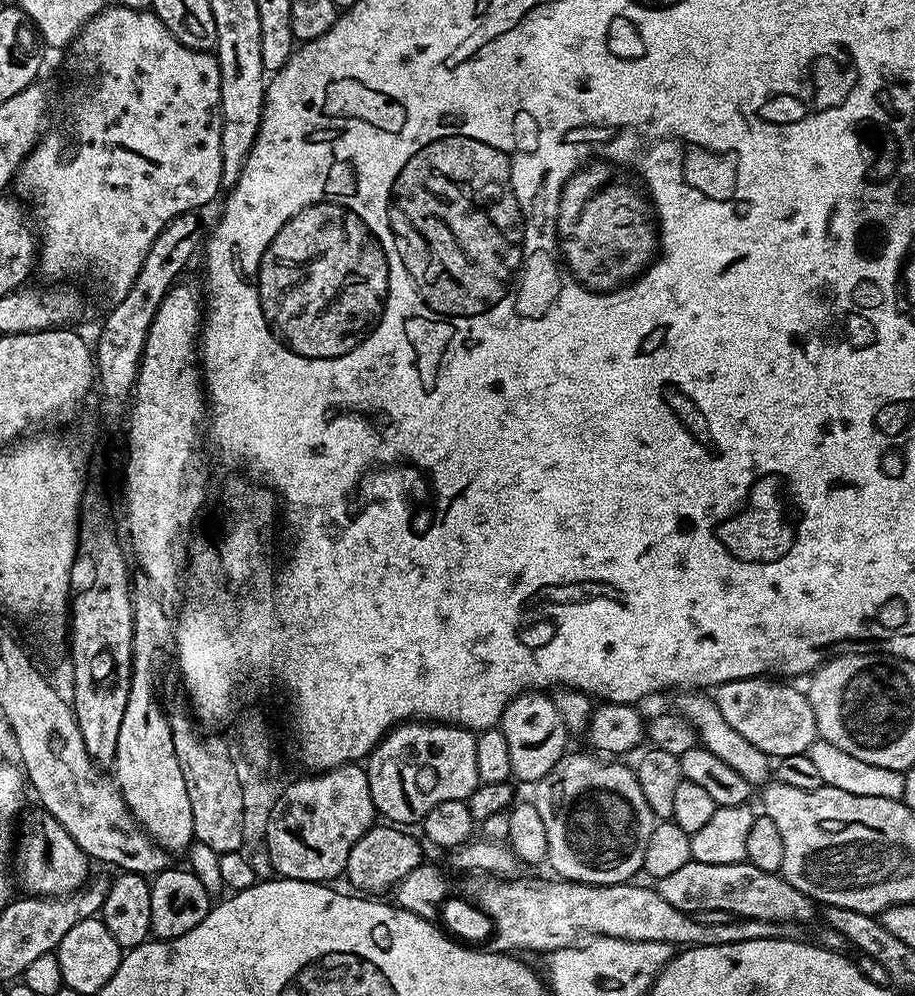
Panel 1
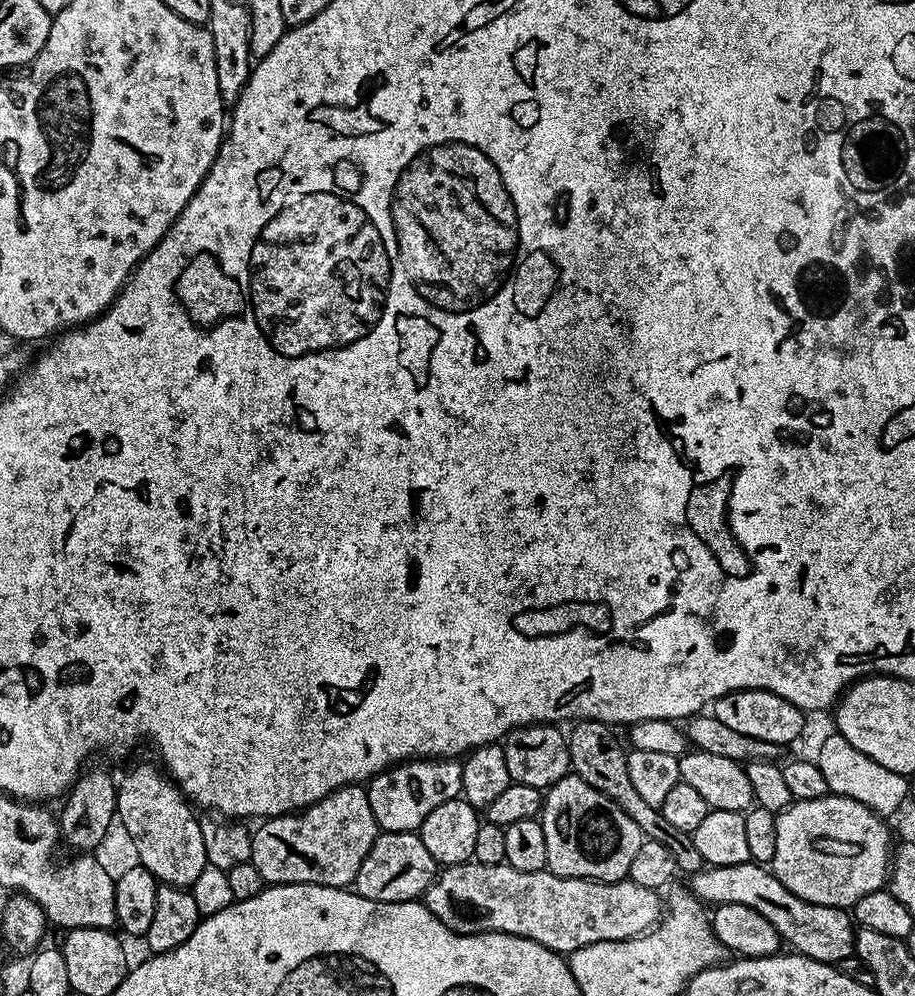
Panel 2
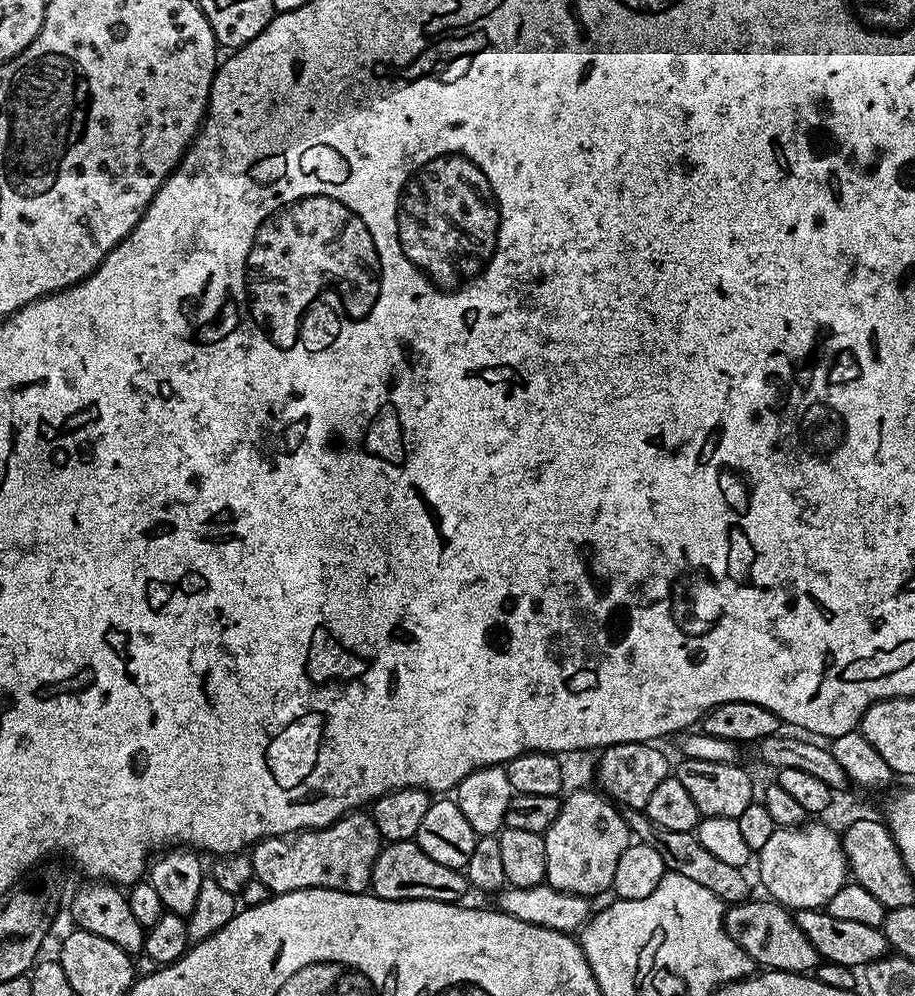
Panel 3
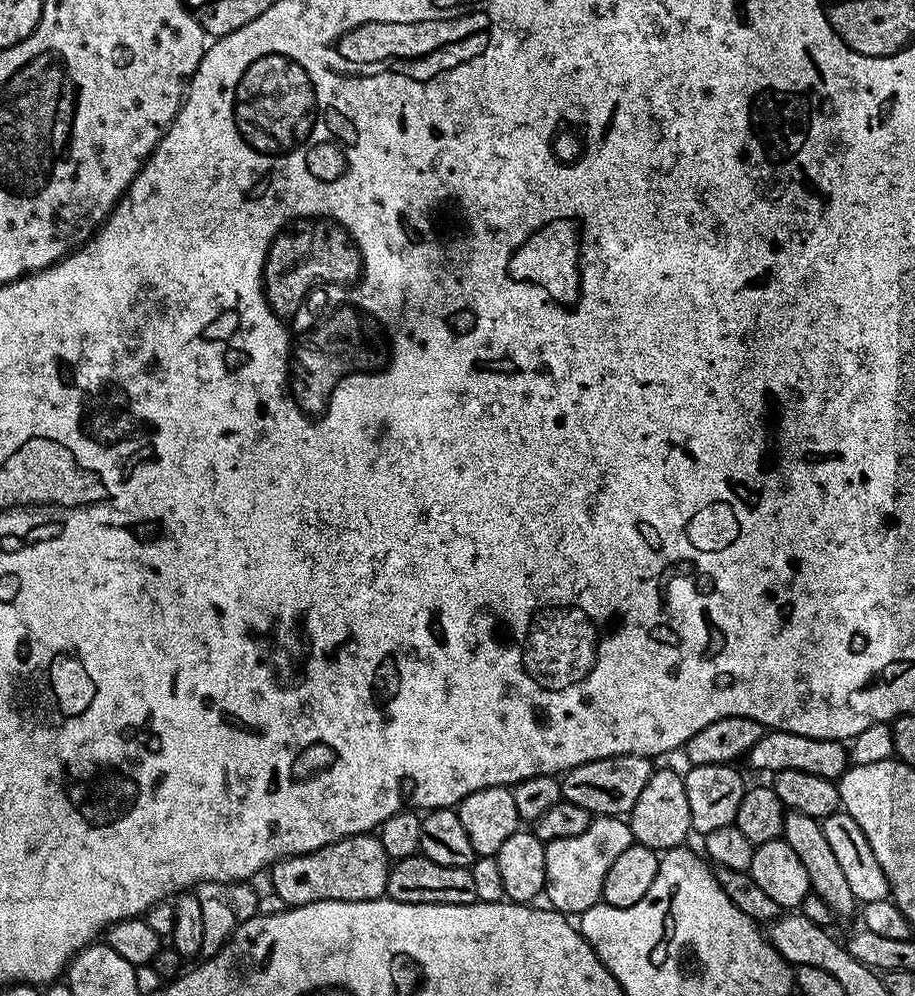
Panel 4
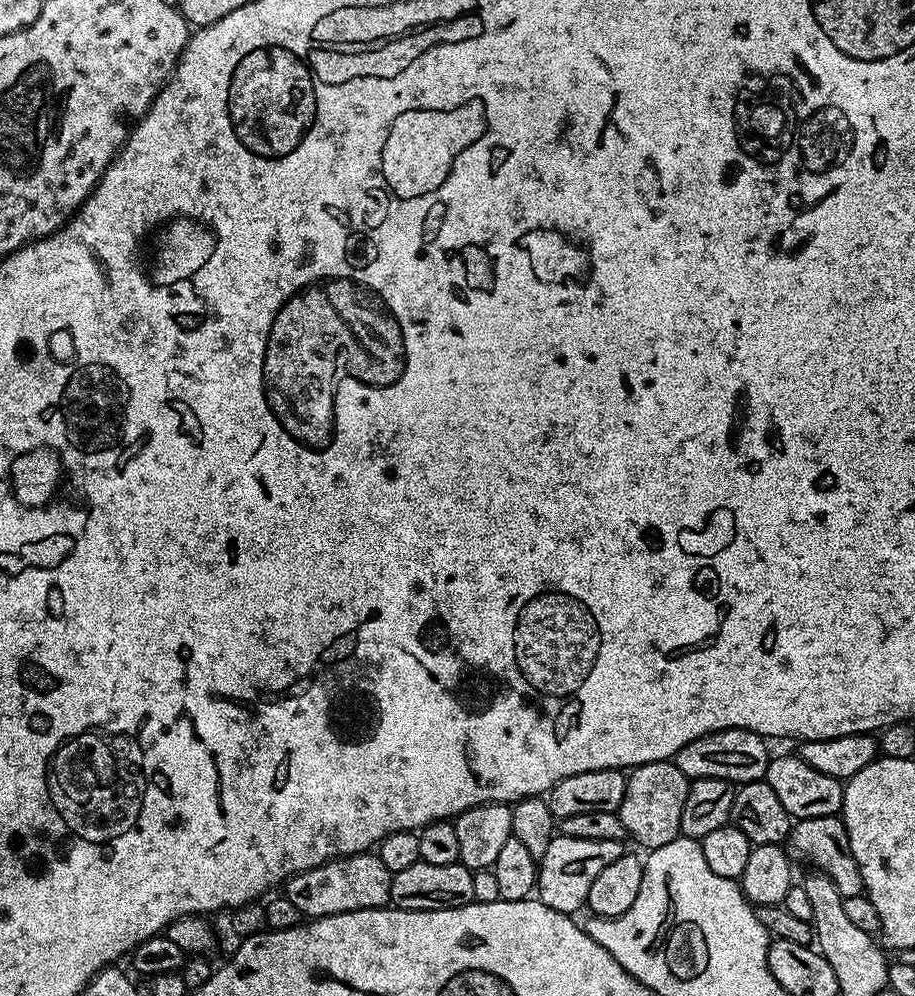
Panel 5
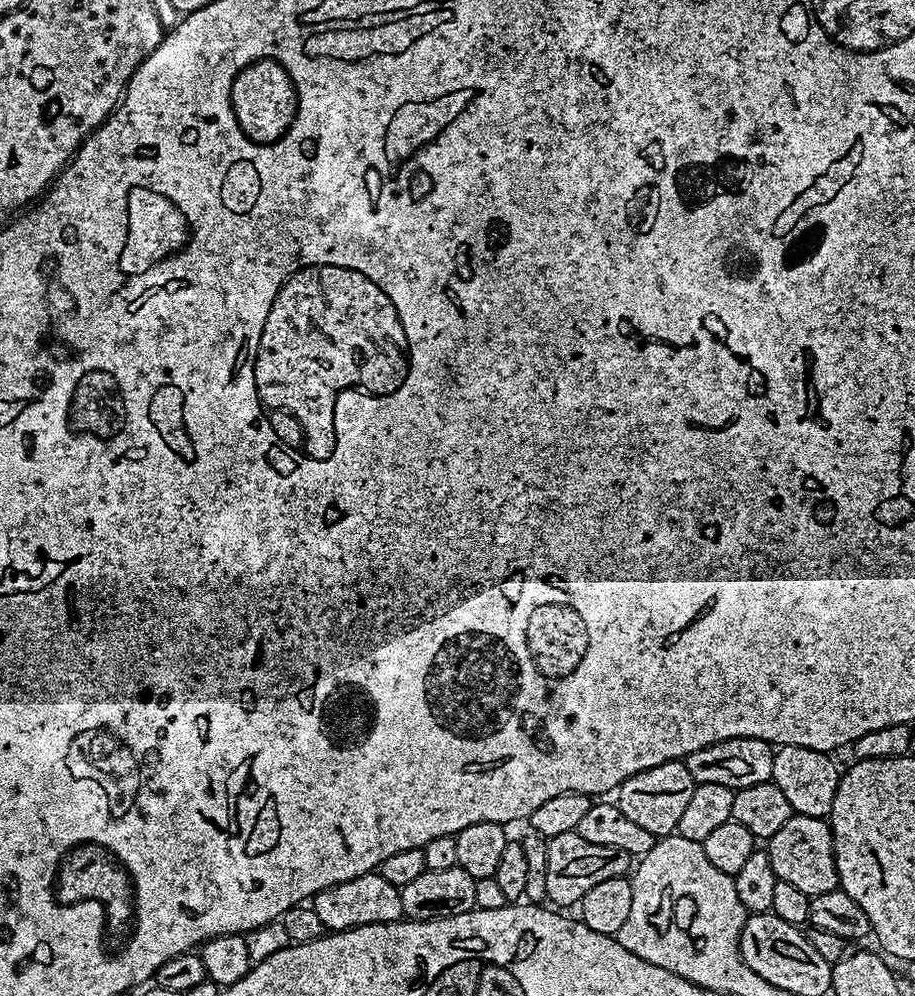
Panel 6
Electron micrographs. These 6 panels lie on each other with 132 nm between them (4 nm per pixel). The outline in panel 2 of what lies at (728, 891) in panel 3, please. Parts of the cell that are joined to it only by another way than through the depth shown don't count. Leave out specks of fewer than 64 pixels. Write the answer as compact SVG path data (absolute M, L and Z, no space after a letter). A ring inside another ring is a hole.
M597 720L575 721L571 728L573 729L571 732L569 730L566 736L572 764L571 771L590 786L594 786L594 790L606 794L606 798L610 798L618 806L622 806L622 810L626 810L626 814L630 814L630 818L634 818L634 822L638 822L638 830L642 830L645 840L653 840L666 846L666 850L670 850L676 867L681 873L691 874L699 872L701 868L705 867L702 854L698 854L691 835L682 830L674 830L674 825L666 822L666 818L660 810L648 805L640 797L638 790L634 790L634 782L630 778L628 769L628 752L622 740L622 745L620 745L619 738L612 733L615 731L609 725Z

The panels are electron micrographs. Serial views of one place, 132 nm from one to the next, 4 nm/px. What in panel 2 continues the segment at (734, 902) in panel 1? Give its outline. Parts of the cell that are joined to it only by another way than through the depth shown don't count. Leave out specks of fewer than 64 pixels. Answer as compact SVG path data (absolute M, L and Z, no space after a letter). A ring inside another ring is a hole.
M749 862L738 866L713 868L705 866L691 873L690 891L697 900L708 906L738 902L758 910L774 930L778 930L781 941L788 944L793 953L808 956L823 964L840 965L842 958L854 954L854 920L845 909L831 908L821 904L807 904L798 894L786 890L782 882L763 864Z

